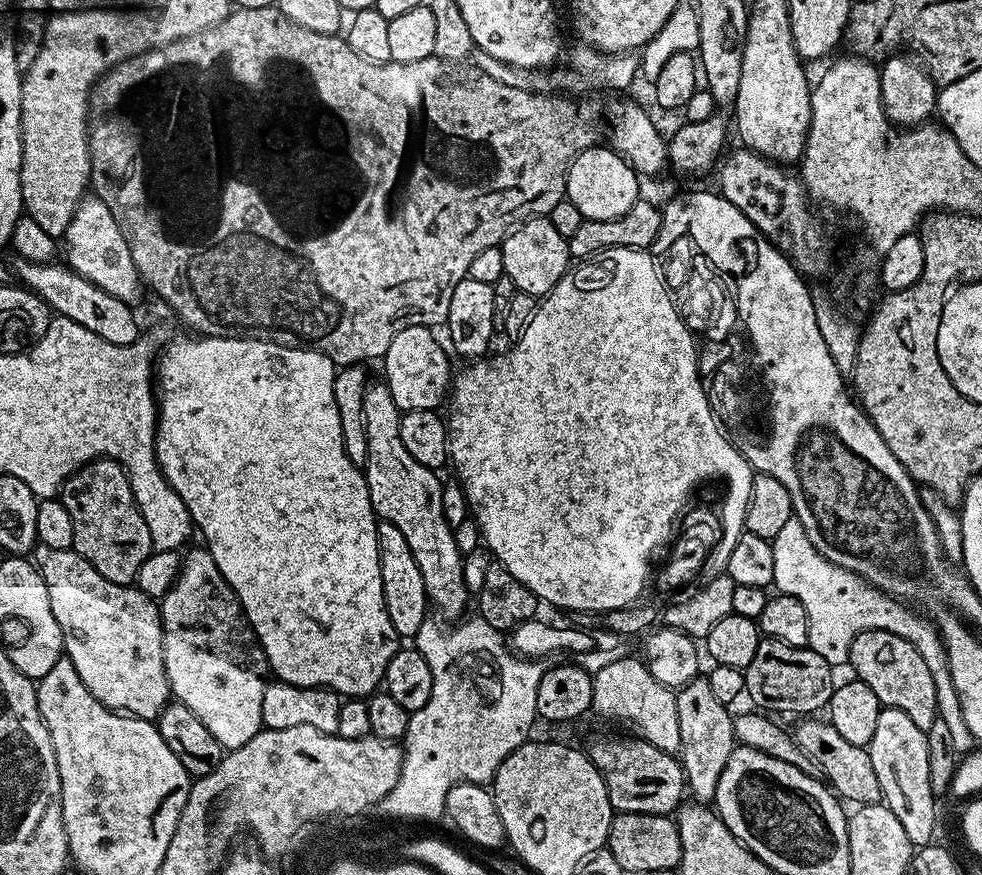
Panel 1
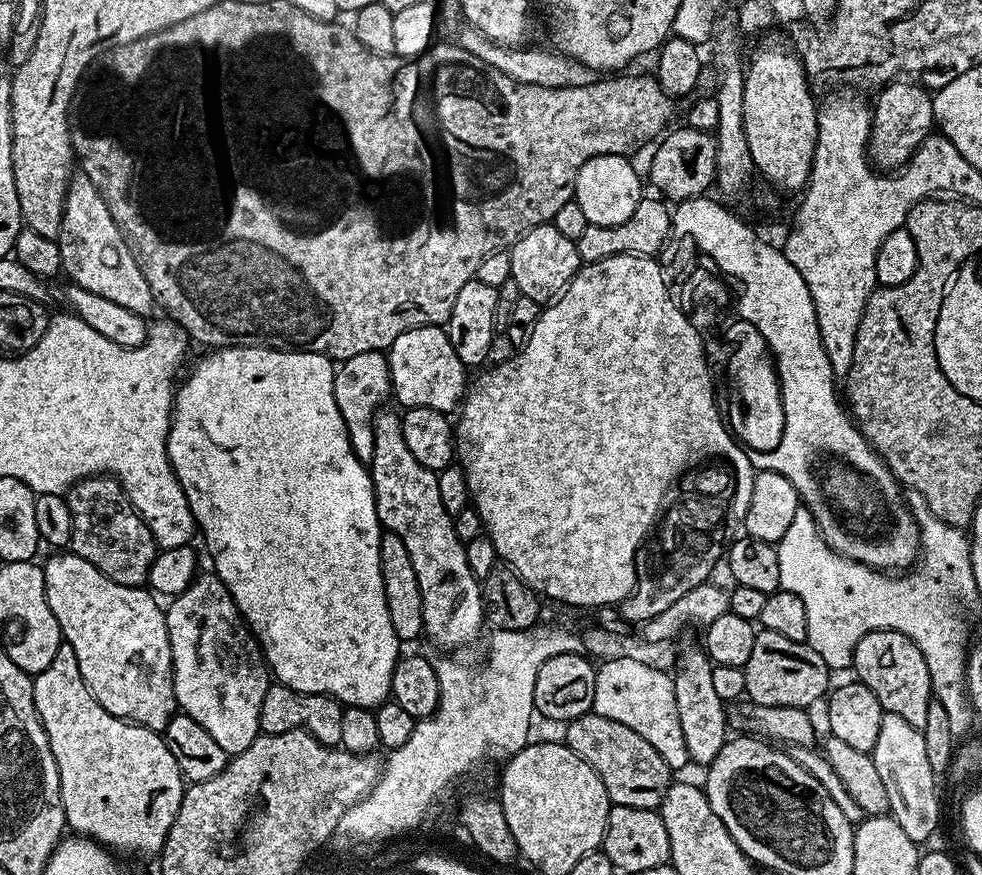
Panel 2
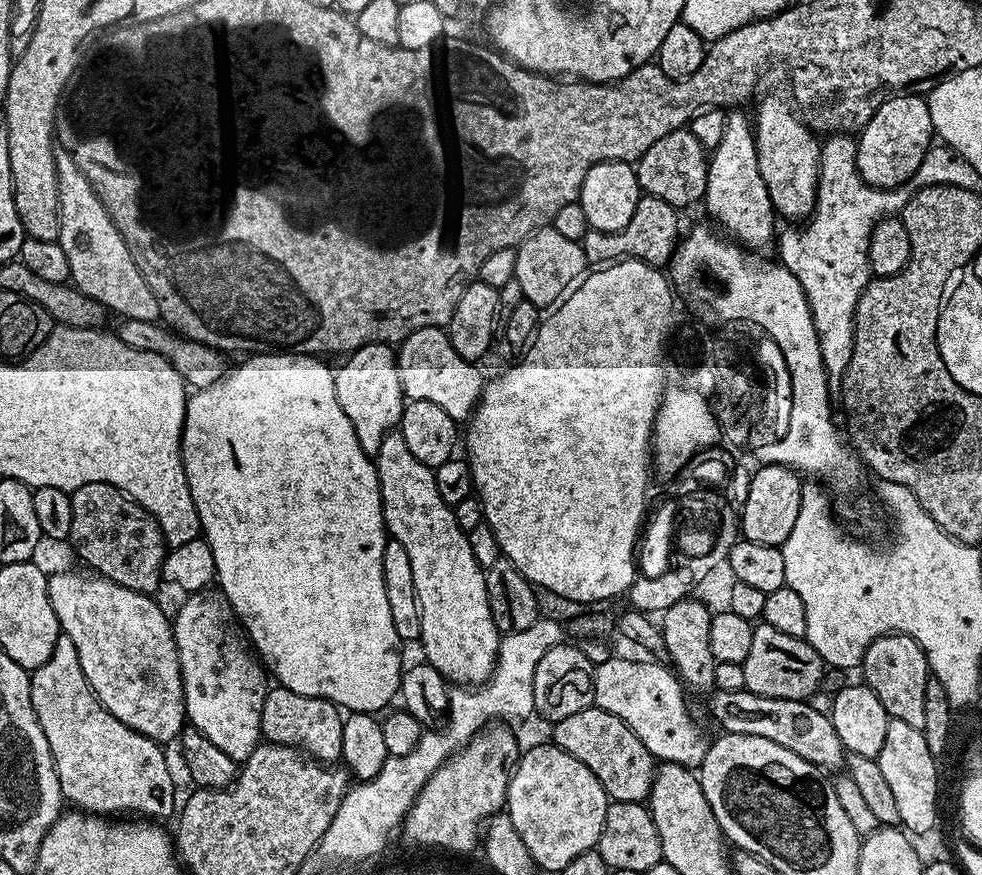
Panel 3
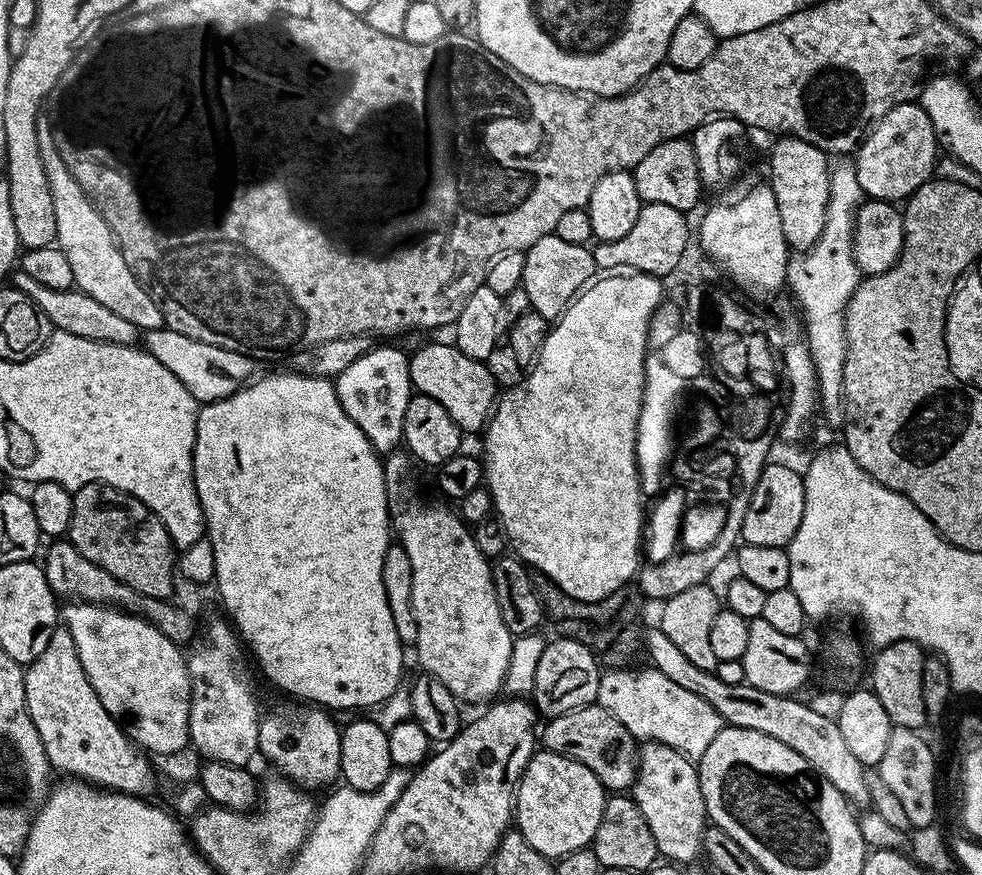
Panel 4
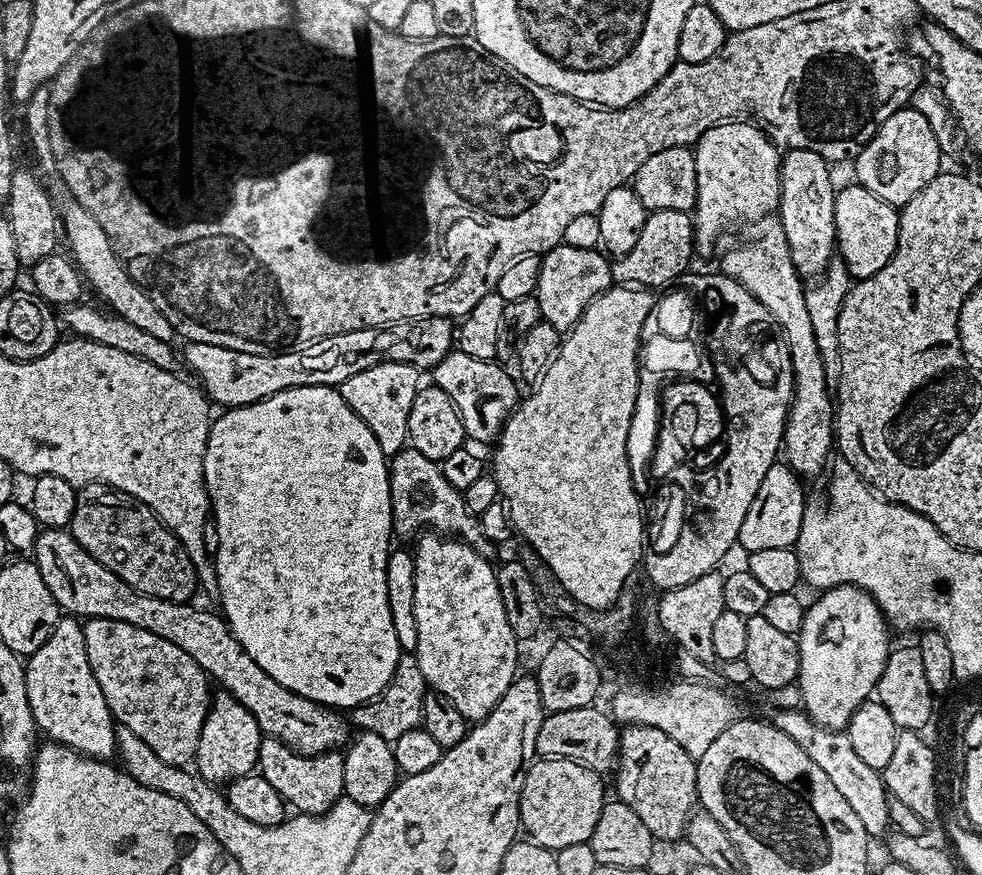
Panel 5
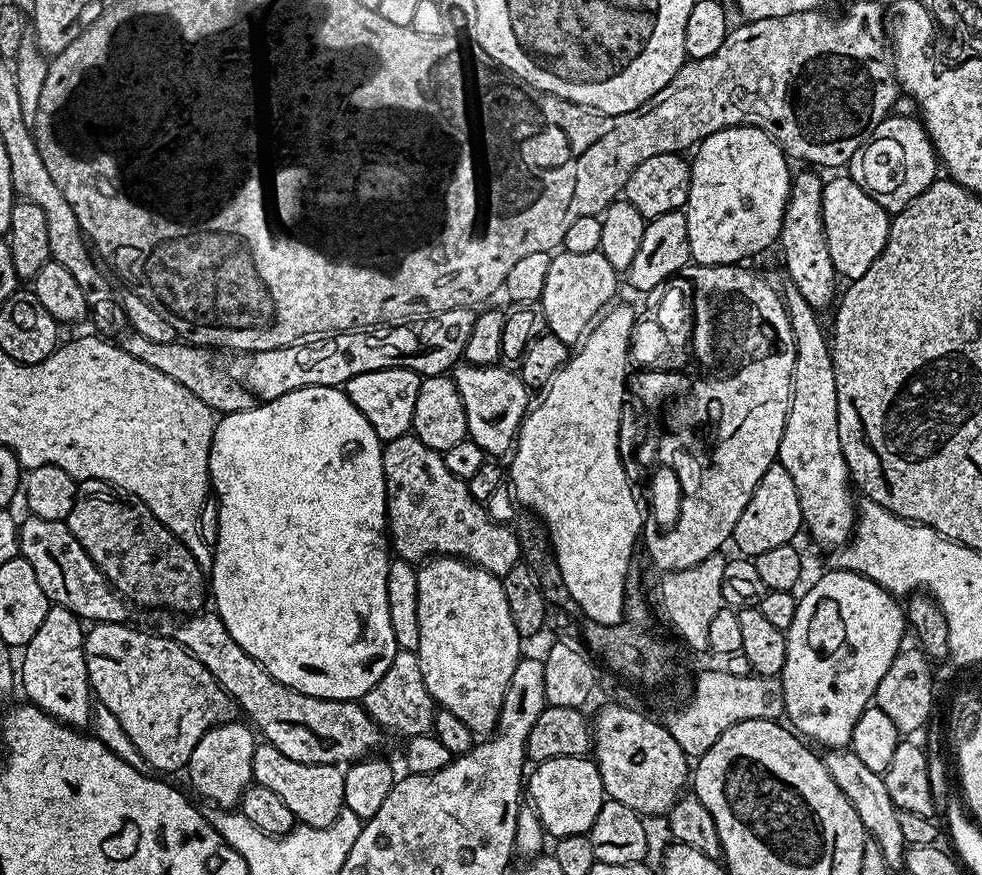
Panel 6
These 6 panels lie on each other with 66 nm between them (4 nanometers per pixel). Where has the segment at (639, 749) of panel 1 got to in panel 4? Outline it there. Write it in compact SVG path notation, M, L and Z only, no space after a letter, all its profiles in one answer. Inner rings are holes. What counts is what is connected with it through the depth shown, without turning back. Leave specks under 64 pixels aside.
M587 704L578 710L570 710L566 714L558 714L547 721L544 733L539 733L538 740L543 751L562 754L566 758L574 758L574 762L582 762L596 777L603 782L605 789L612 794L624 794L636 782L638 767L638 741L629 734L626 726L610 714L601 704Z

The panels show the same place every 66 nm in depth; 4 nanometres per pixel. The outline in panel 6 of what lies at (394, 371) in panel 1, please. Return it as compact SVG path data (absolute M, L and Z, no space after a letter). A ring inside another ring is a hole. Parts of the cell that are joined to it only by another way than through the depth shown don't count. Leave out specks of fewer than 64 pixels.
M461 362L450 373L452 380L456 383L458 394L462 398L462 406L466 410L468 436L485 454L492 458L500 458L496 456L502 455L503 452L504 455L511 453L516 442L516 434L520 431L520 424L530 411L530 403L528 404L530 389L528 385L520 380L519 375L513 369L511 372L510 369L504 367L508 366L489 366L483 368L477 364Z

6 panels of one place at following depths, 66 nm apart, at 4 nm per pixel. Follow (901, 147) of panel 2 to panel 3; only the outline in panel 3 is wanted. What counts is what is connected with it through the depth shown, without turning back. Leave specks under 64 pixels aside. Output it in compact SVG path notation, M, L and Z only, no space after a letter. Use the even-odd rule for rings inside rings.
M893 94L882 102L867 125L858 132L856 165L860 176L875 188L898 188L913 179L918 166L934 144L927 99L912 94Z

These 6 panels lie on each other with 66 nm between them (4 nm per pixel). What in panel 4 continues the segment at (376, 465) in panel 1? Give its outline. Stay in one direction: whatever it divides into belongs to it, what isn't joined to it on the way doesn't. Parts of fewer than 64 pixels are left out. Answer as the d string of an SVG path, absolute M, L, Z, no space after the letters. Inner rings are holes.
M407 451L389 452L383 457L382 463L384 482L388 485L390 524L394 529L395 539L410 558L410 570L414 570L412 605L414 618L418 622L418 638L414 651L420 659L420 668L442 682L450 694L461 702L491 701L497 695L495 692L504 688L514 637L510 630L506 630L506 622L502 622L502 614L498 610L498 598L494 598L492 564L489 557L484 556L482 550L478 550L476 540L472 537L472 528L465 524L453 509L451 512L440 504L408 500L408 484L404 479L411 474L413 461Z

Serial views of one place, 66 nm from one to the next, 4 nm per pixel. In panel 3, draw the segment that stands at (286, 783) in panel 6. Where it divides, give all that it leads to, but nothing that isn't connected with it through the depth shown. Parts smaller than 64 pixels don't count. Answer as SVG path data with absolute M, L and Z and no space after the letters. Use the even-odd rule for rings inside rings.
M272 686L269 687L266 702L262 706L260 735L267 743L286 744L301 749L314 760L336 762L343 754L344 719L341 709L329 700L294 694L294 690L289 688Z

